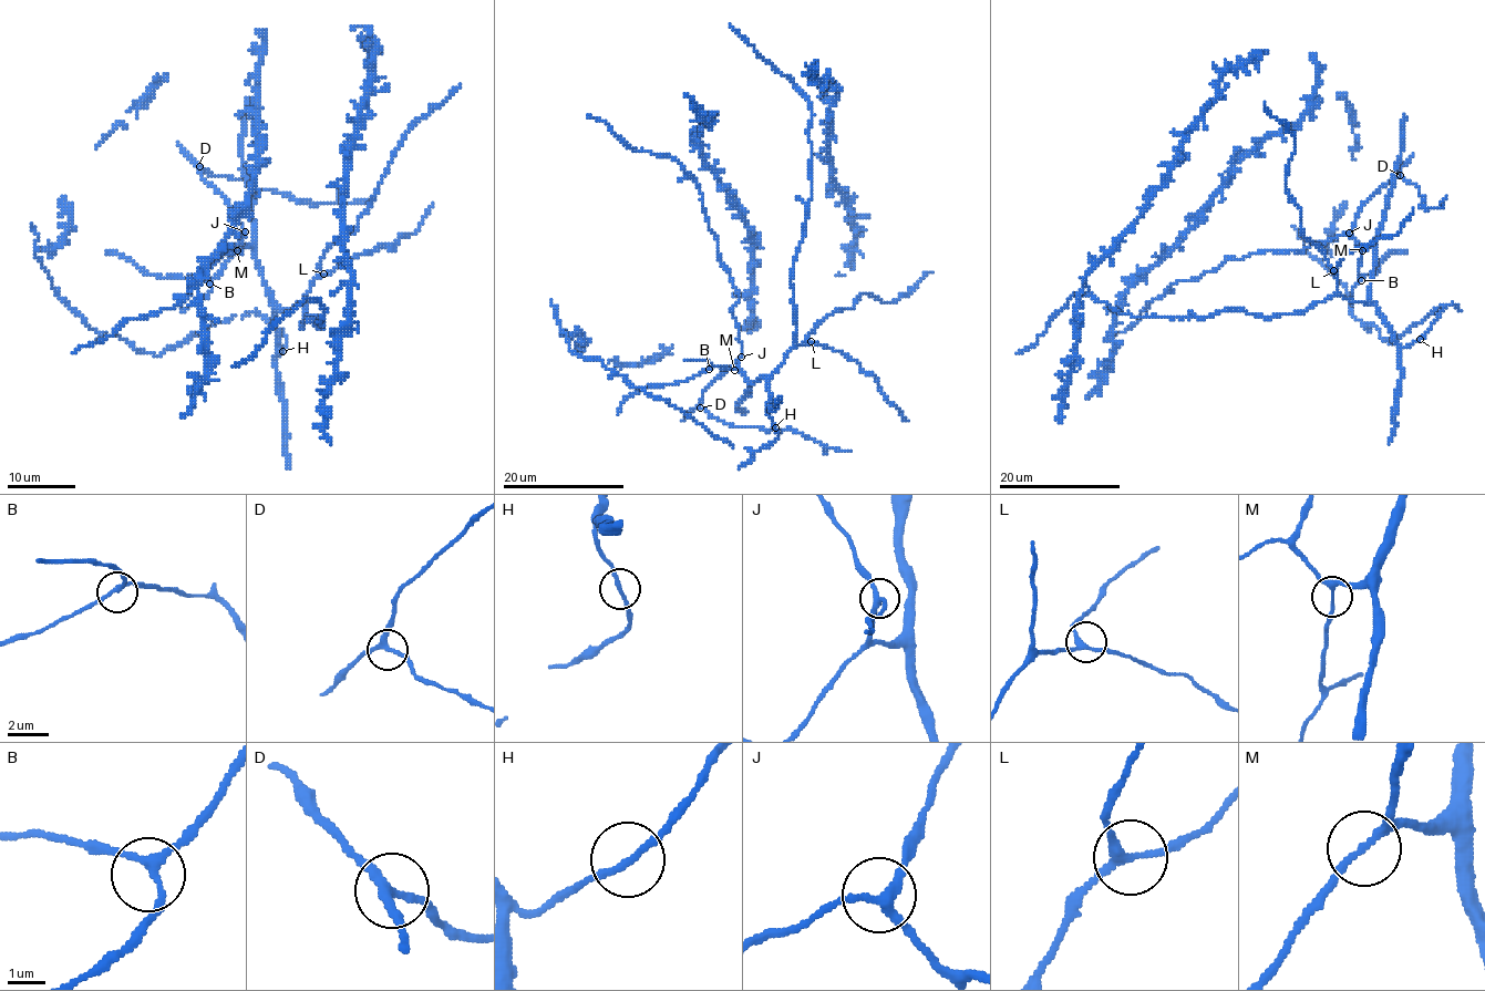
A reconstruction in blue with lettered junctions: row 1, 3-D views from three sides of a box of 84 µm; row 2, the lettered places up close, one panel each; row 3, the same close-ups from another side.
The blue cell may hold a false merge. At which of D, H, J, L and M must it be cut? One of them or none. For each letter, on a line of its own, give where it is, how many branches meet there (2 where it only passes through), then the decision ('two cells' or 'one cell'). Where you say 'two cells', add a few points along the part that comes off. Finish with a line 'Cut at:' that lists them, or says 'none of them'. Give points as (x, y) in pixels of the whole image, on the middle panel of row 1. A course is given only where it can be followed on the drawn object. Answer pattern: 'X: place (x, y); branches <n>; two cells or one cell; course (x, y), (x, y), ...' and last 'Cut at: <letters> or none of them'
D: place (700, 408); branches 3; one cell
H: place (775, 427); branches 2; one cell
J: place (741, 357); branches 3; one cell
L: place (811, 341); branches 3; one cell
M: place (734, 370); branches 3; one cell
Cut at: none of them

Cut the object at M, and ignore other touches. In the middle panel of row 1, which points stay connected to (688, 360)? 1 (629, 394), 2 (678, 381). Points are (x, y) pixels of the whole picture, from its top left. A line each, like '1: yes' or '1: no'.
1: yes
2: yes

